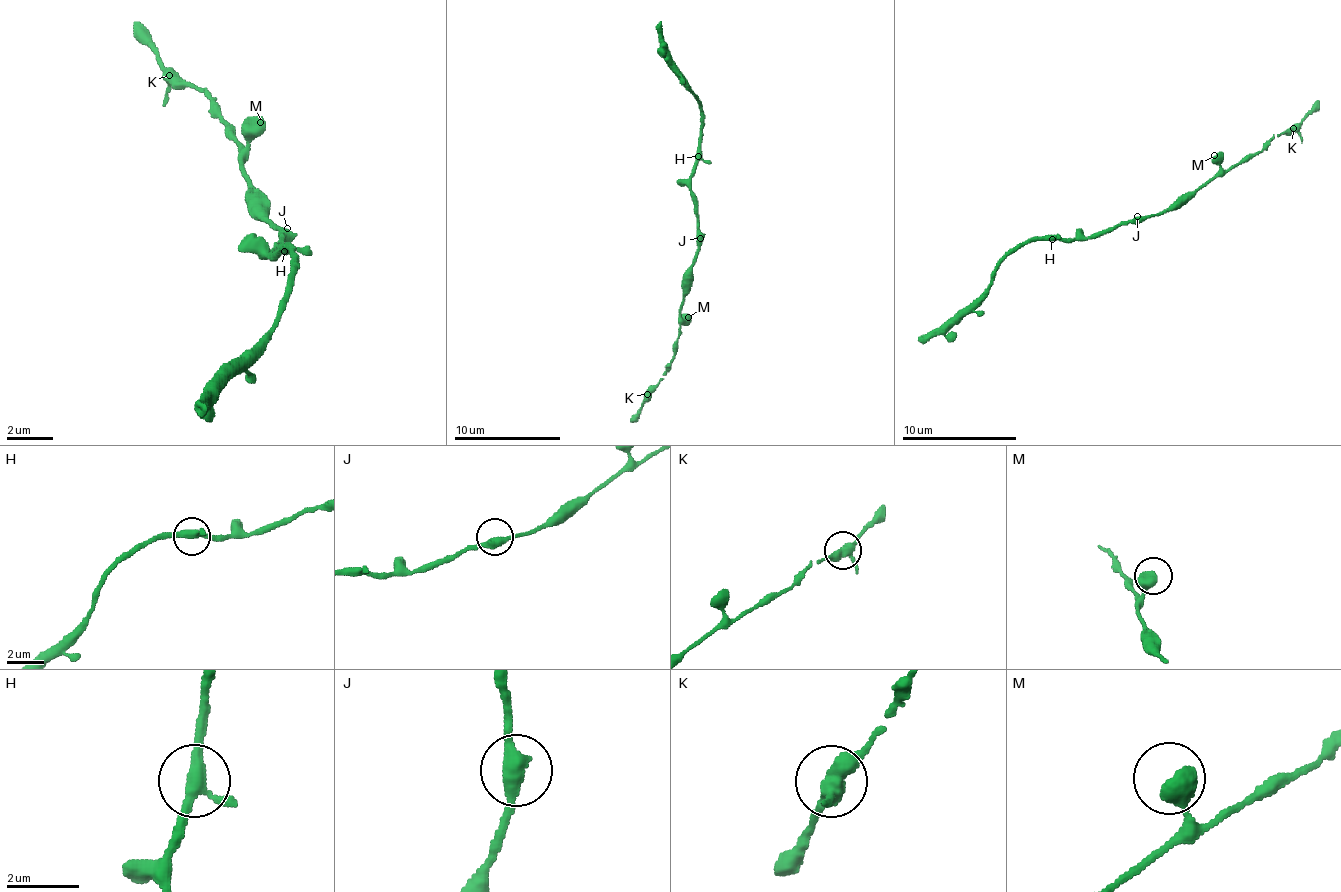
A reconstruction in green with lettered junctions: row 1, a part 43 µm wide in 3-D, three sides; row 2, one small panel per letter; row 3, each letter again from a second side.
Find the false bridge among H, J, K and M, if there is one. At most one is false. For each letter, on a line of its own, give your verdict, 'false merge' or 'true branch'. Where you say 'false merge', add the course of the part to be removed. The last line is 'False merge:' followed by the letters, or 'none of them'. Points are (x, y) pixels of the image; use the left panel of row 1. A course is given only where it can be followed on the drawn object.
H: true branch
J: true branch
K: true branch
M: true branch
False merge: none of them

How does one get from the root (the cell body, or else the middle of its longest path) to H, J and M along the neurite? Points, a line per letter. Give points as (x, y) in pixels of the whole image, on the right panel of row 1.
H: (1123, 222), (1089, 237), (1052, 239)
J: (1123, 222), (1132, 222), (1137, 216)
M: (1123, 222), (1140, 222), (1174, 209), (1220, 168), (1214, 155)

